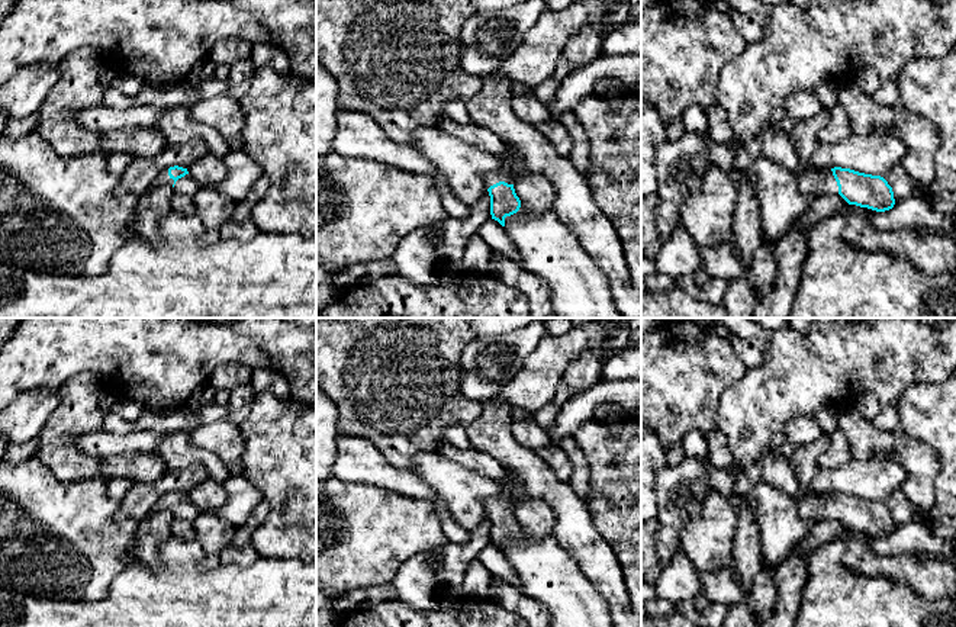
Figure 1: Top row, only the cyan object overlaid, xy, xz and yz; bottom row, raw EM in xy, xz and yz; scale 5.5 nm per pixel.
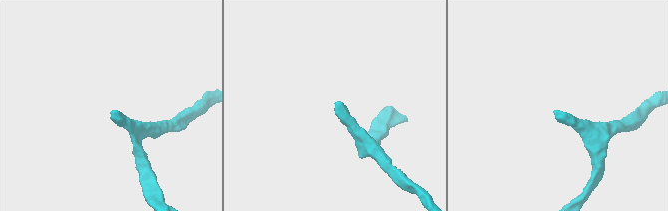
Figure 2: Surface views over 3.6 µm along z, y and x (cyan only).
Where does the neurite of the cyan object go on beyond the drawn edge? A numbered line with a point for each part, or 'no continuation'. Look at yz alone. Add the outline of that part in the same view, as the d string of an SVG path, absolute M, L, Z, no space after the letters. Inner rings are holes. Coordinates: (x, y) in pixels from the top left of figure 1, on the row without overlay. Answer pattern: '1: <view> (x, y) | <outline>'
1: yz (813, 507) | M830 493L807 495L798 499L799 514L805 520L818 522L823 520L838 520L838 511Z

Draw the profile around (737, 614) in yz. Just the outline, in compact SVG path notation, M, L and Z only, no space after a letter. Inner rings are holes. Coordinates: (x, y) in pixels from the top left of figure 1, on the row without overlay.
M744 601L727 604L722 627L757 627L754 615Z

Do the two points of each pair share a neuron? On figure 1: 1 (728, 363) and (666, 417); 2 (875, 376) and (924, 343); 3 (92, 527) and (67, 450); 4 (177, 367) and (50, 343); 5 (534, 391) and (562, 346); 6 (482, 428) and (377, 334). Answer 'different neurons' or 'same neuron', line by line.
1: same neuron
2: same neuron
3: different neurons
4: same neuron
5: same neuron
6: different neurons

